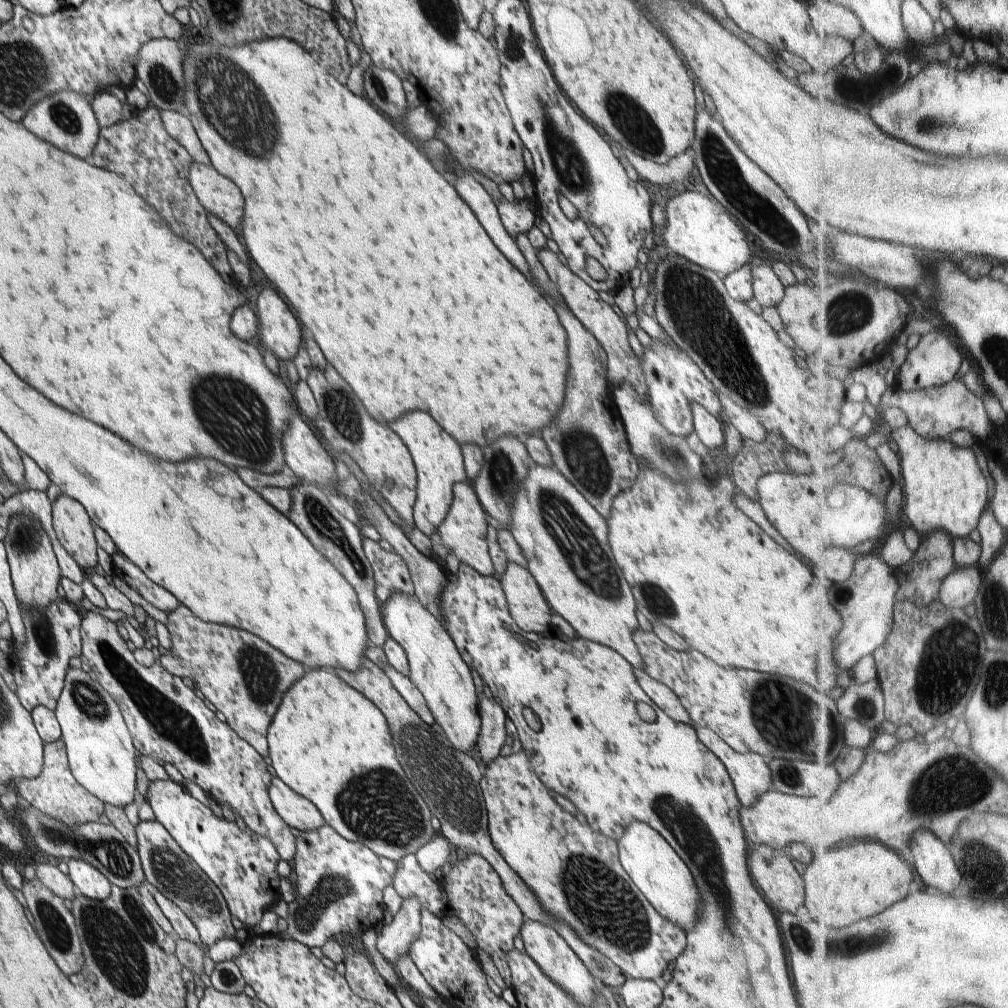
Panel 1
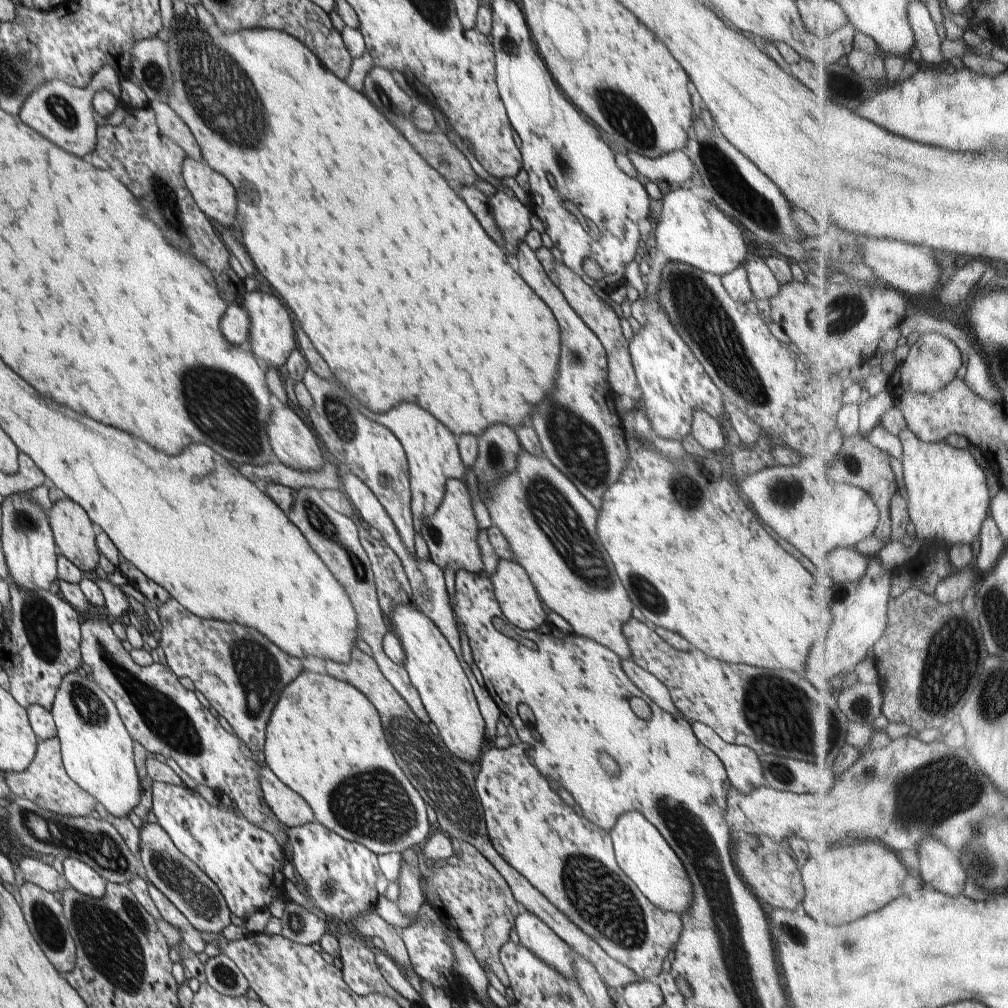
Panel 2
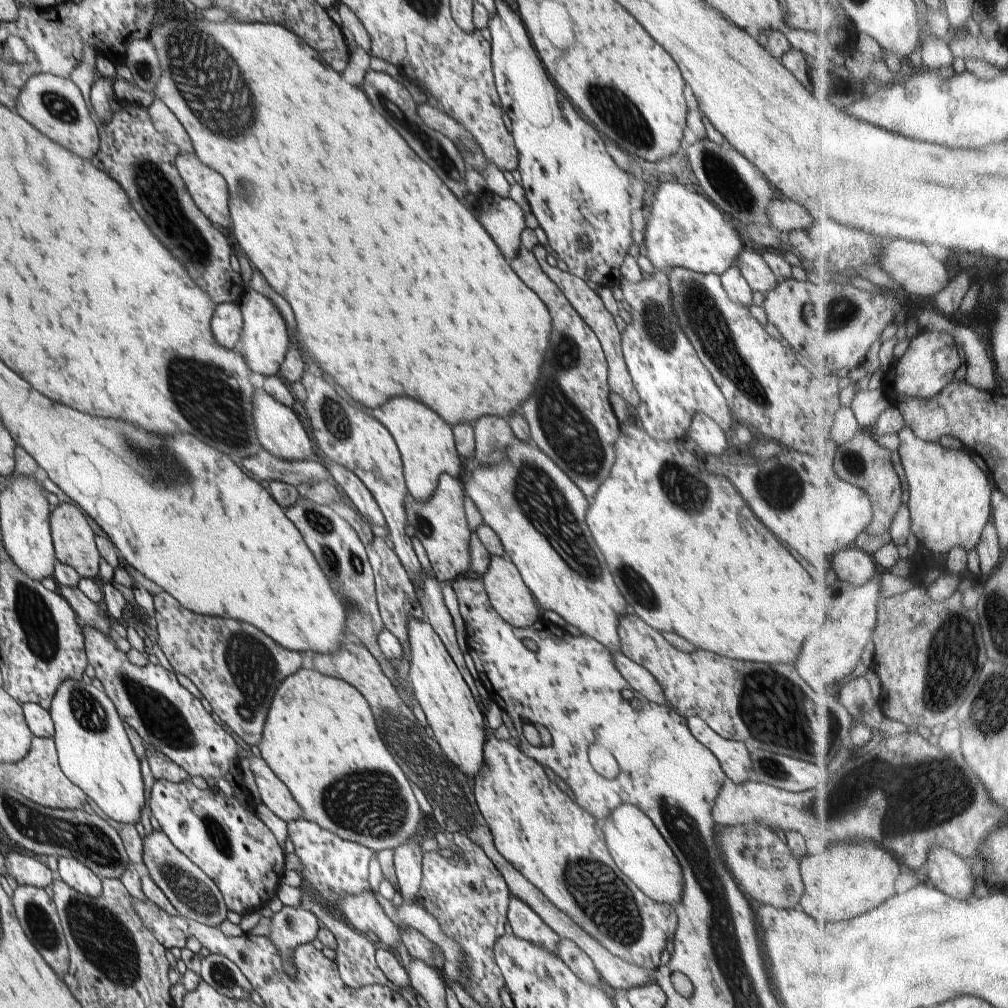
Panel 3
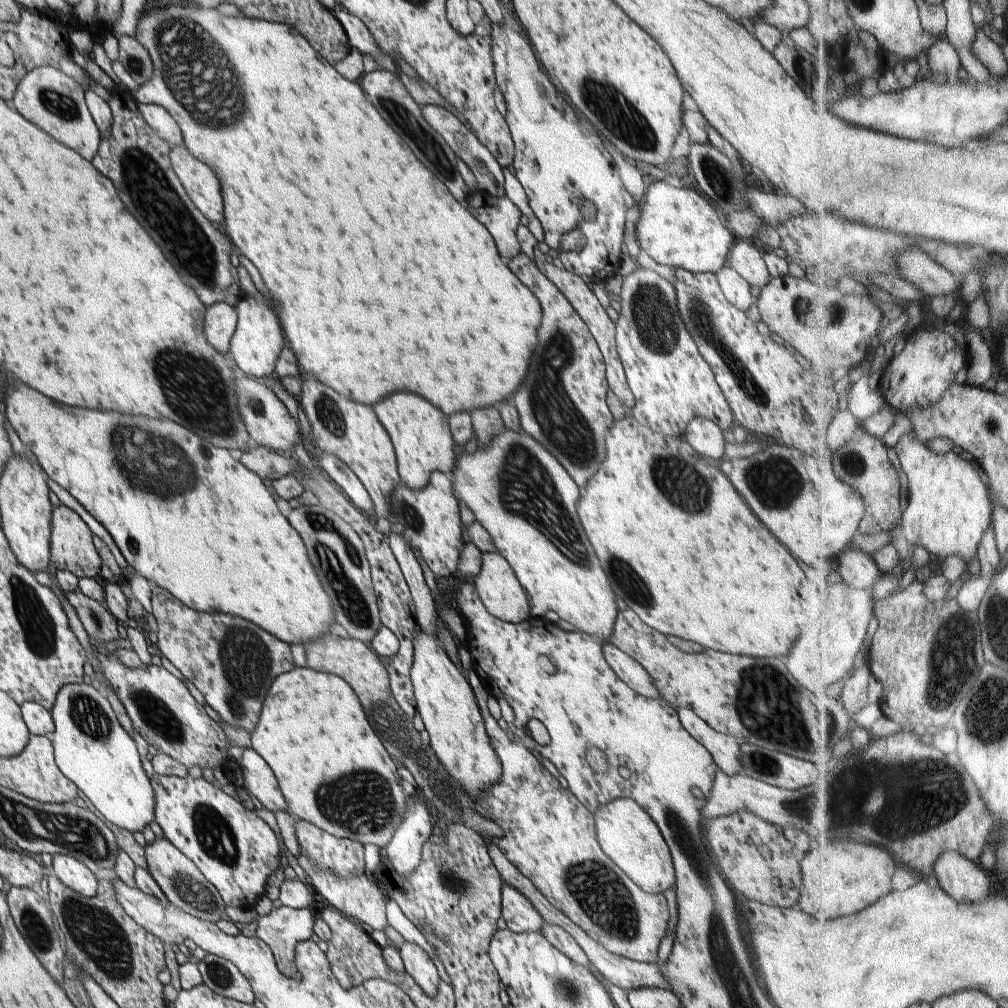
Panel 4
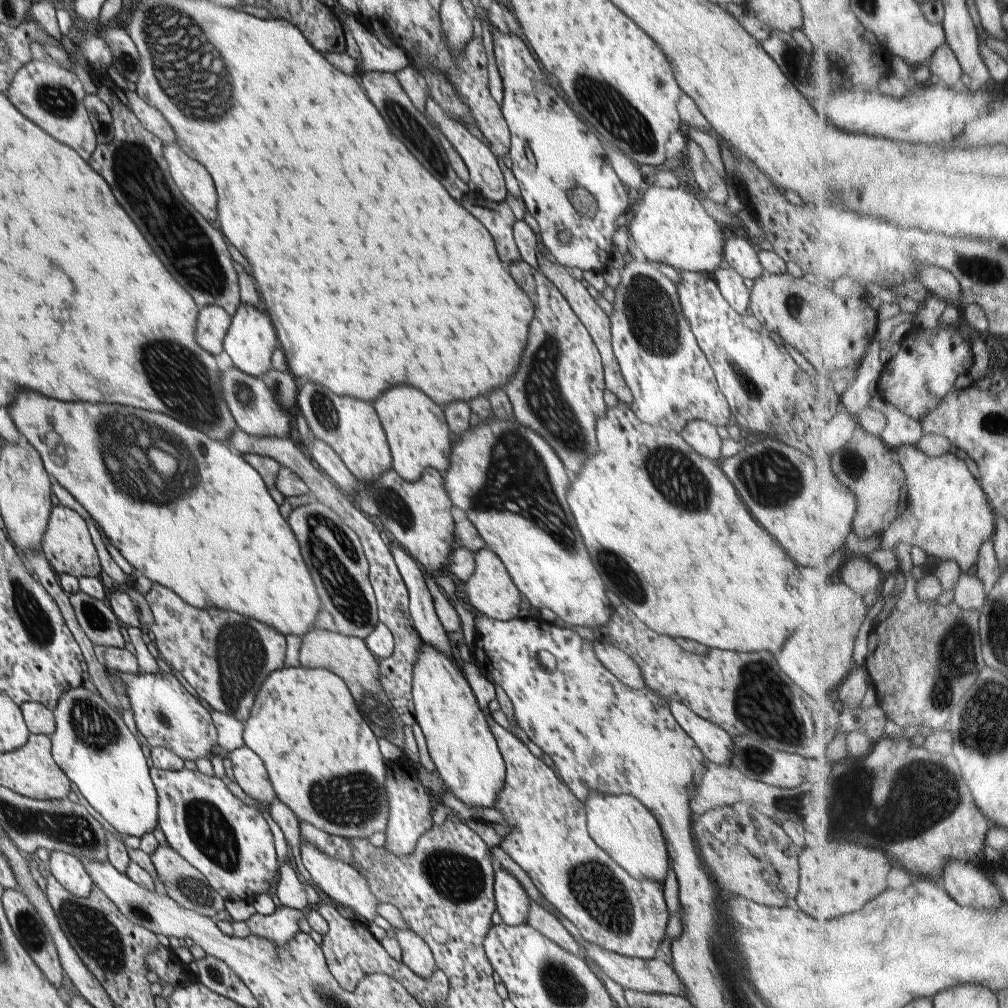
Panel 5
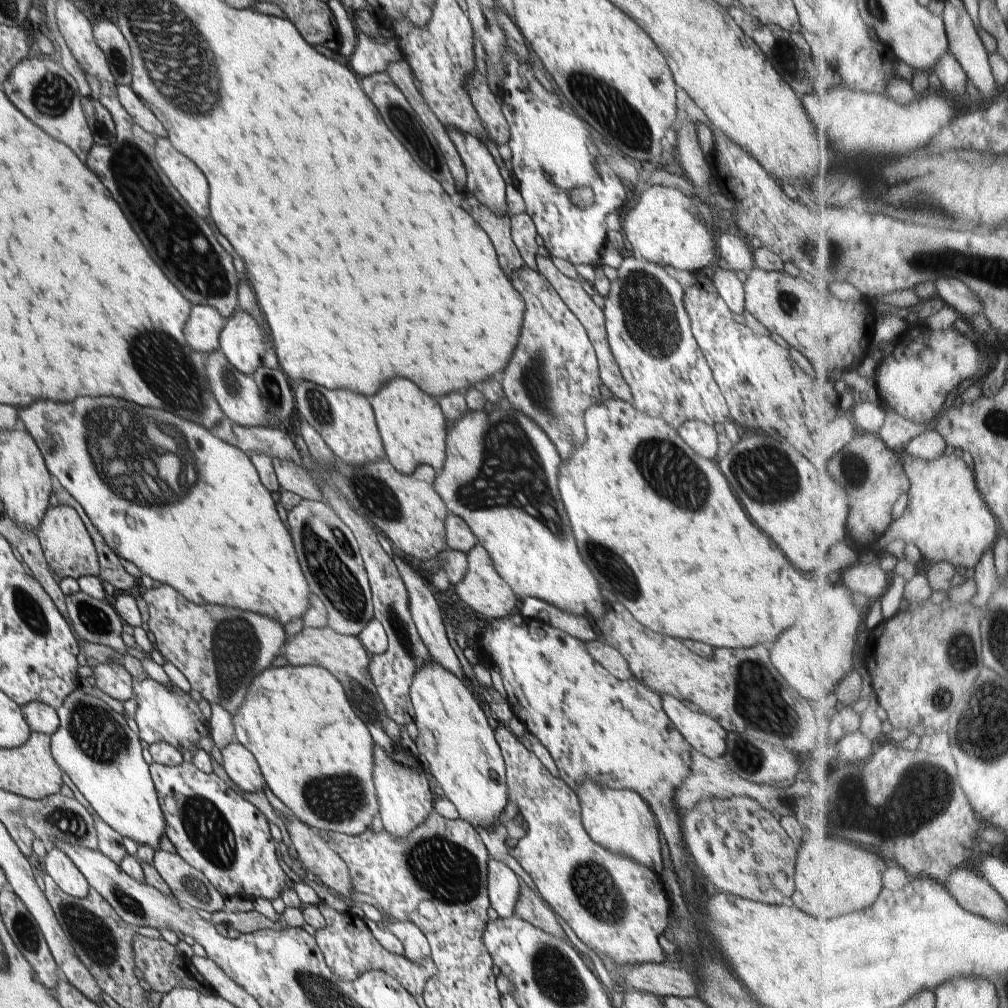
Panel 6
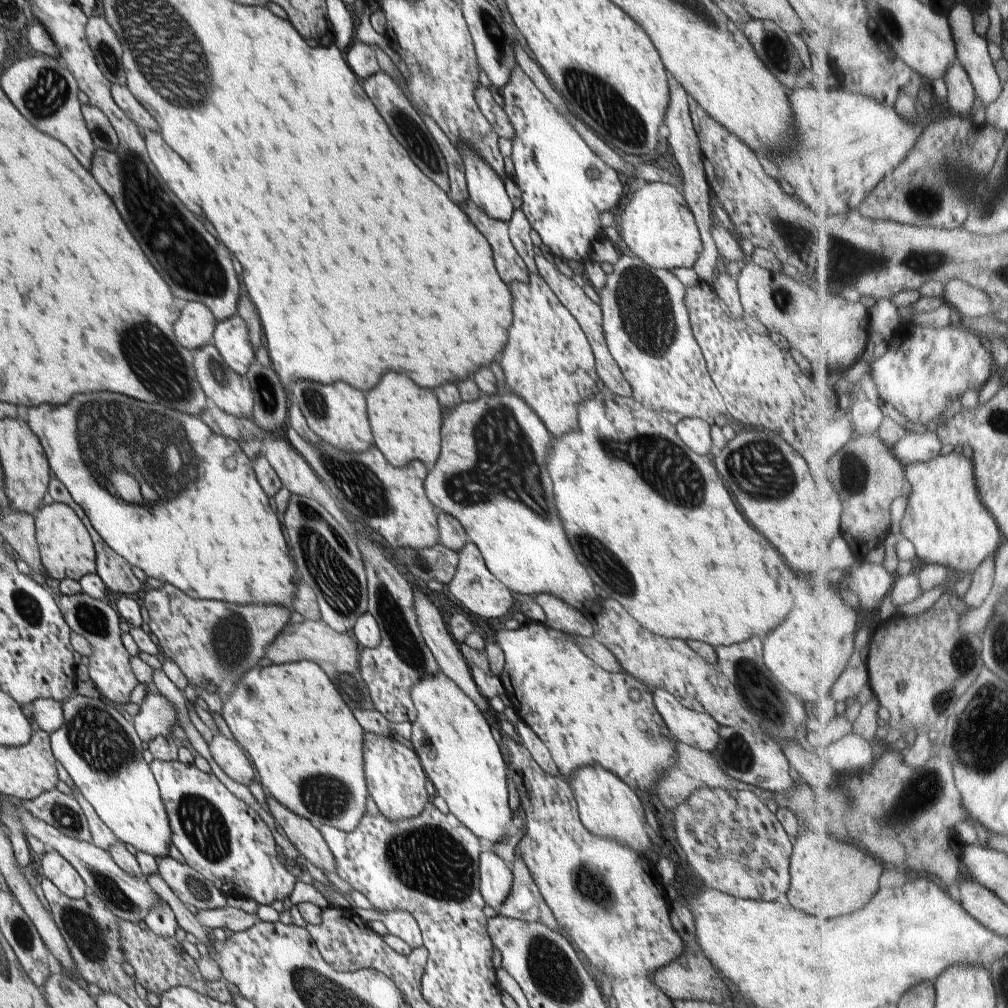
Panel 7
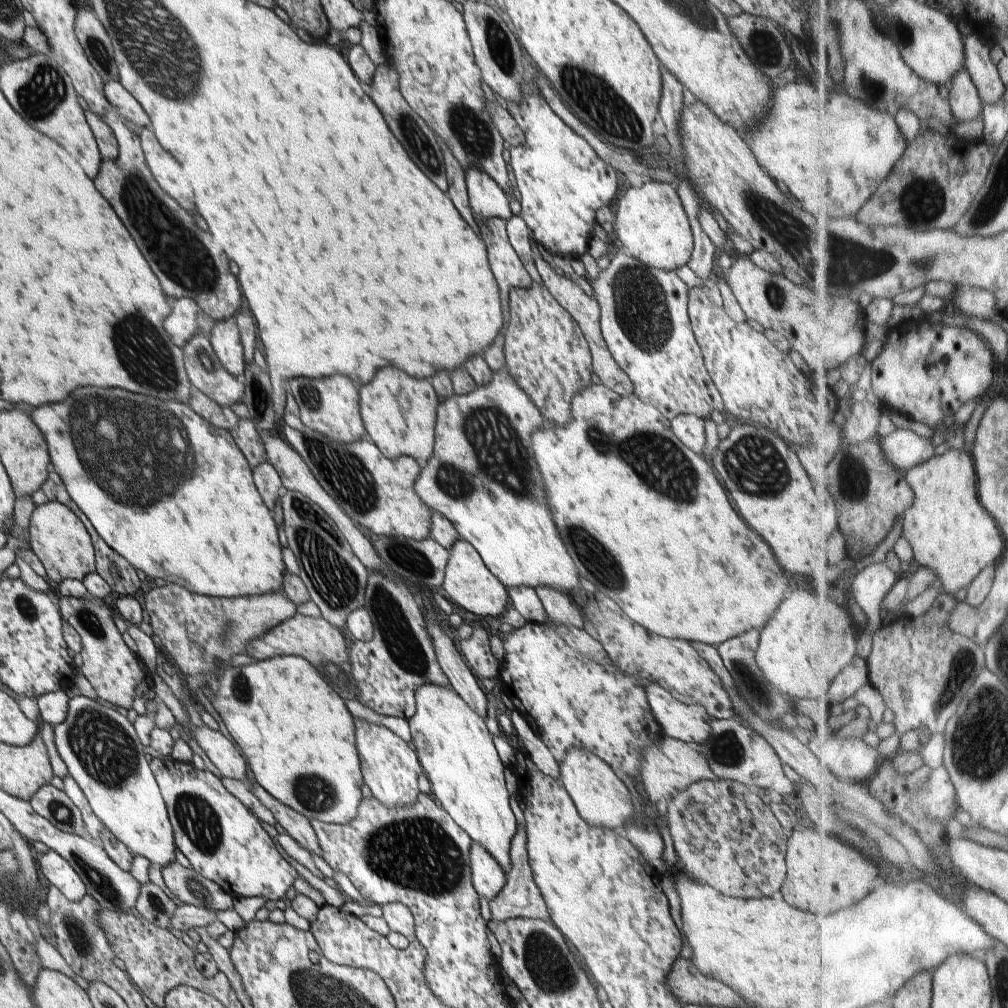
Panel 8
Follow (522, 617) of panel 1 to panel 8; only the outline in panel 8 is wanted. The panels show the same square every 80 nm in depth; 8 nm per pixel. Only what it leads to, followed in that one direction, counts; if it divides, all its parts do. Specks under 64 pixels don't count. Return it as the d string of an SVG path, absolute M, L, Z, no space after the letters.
M463 539L456 540L448 549L448 564L442 586L452 602L476 616L489 616L497 620L506 610L506 604L509 604L507 588L483 564L478 552Z

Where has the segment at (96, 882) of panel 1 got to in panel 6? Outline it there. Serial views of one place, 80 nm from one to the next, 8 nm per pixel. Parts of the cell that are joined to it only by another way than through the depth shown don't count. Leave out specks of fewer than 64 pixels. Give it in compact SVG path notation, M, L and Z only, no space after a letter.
M48 847L47 855L43 859L46 874L50 875L66 894L78 898L88 896L91 886L86 877L61 848Z

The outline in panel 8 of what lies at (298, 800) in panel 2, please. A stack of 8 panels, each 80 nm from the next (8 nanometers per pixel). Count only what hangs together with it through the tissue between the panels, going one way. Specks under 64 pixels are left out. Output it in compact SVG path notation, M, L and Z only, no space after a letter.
M192 724L190 735L224 778L238 781L247 780L248 764L232 740L228 740L220 731L216 732L206 724L202 726Z

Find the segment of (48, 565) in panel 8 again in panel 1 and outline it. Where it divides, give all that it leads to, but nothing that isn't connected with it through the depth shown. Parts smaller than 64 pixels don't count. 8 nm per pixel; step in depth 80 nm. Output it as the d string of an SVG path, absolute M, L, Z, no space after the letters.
M60 493L60 496L52 504L52 528L58 538L58 542L64 546L64 550L76 560L79 568L95 568L98 564L97 543L92 528L91 519L86 509L68 495Z

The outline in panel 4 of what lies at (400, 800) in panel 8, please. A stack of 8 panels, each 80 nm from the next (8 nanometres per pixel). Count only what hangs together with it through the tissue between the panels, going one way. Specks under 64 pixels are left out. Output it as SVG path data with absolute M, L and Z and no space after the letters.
M409 796L403 821L385 846L389 864L396 876L410 877L420 864L424 843L432 834L430 813L422 797Z

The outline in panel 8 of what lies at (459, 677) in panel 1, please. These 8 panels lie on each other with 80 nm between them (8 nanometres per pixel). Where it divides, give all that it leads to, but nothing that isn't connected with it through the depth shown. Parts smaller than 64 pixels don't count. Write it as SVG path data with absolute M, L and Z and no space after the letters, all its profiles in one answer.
M430 683L415 693L415 709L414 716L407 722L418 761L432 786L432 798L438 799L454 823L508 873L512 866L510 848L517 822L510 807L505 768L485 720L472 712L452 687Z

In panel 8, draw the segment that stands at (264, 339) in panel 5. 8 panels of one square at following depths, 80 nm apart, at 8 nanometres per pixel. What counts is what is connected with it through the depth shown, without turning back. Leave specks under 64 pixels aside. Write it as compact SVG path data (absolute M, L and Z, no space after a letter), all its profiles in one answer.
M234 316L213 323L209 341L219 362L235 377L245 374L245 348Z

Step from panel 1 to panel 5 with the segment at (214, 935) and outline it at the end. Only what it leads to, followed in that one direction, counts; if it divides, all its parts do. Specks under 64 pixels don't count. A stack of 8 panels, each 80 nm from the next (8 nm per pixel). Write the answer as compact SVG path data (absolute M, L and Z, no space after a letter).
M158 845L150 855L157 877L165 888L165 894L175 900L182 908L197 912L208 918L214 918L225 910L225 900L210 886L208 879L192 866L181 854L170 845Z

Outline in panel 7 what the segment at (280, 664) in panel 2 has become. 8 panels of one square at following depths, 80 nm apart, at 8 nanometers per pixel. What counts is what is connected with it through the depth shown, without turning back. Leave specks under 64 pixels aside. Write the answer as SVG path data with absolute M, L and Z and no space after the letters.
M165 583L158 589L151 589L145 594L143 602L150 616L148 624L150 634L158 648L168 656L169 660L174 660L189 684L200 686L207 691L216 690L223 702L234 692L242 674L259 668L256 665L258 660L265 657L267 648L288 624L291 613L286 607L274 605L237 605L214 599L193 599L170 583Z

